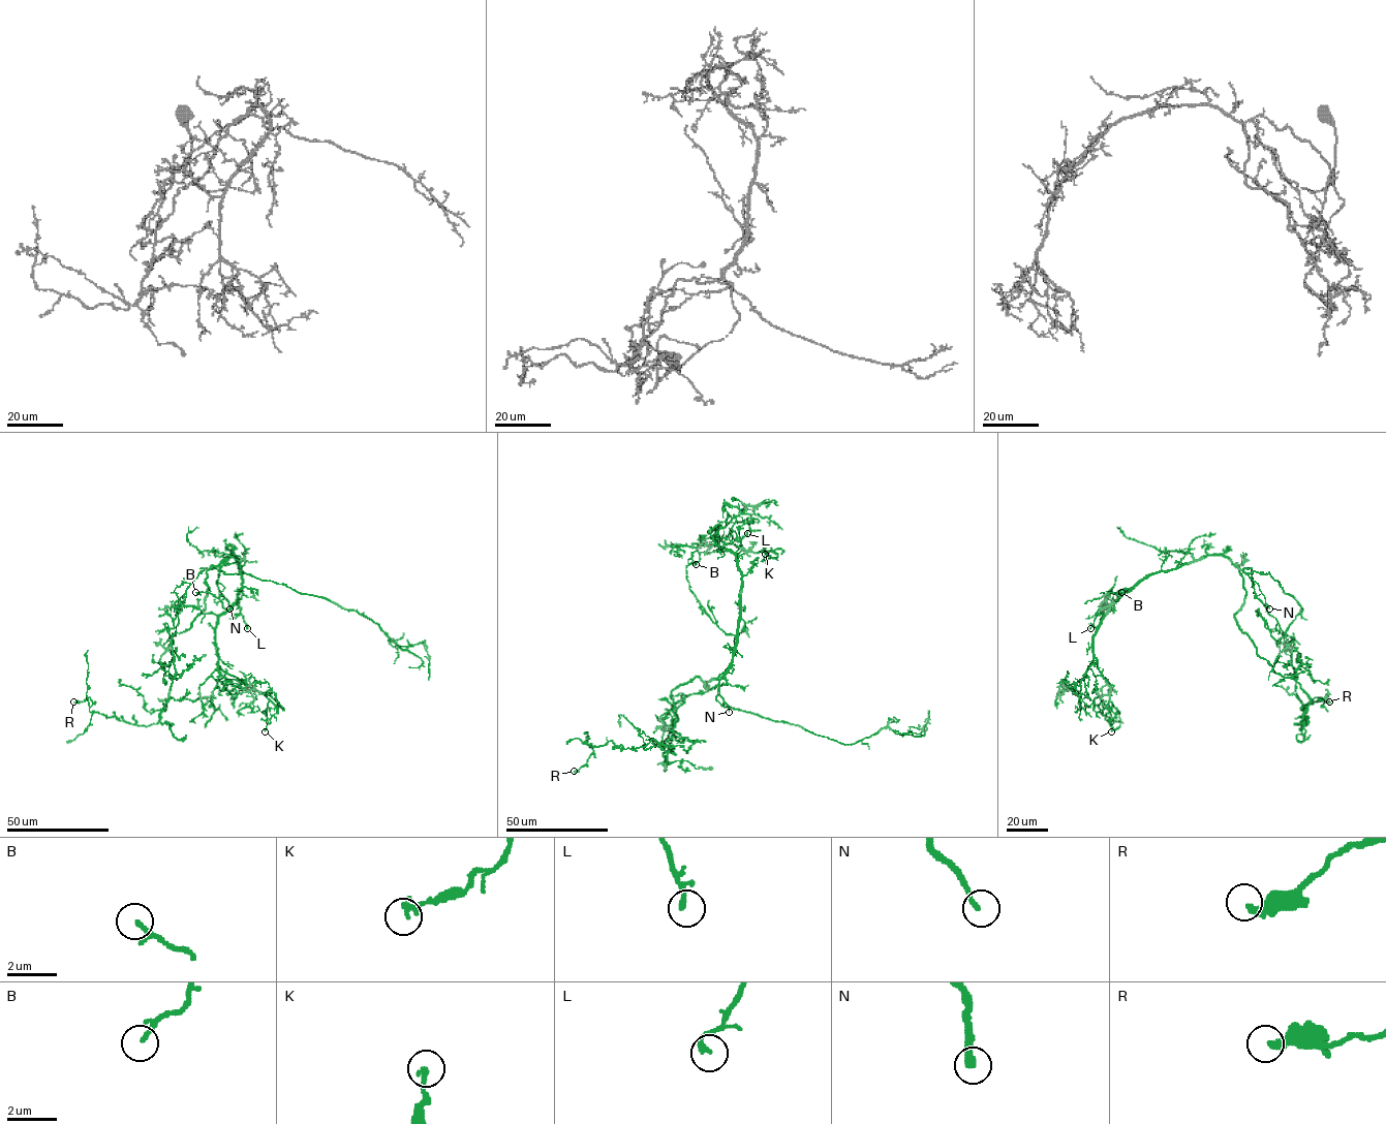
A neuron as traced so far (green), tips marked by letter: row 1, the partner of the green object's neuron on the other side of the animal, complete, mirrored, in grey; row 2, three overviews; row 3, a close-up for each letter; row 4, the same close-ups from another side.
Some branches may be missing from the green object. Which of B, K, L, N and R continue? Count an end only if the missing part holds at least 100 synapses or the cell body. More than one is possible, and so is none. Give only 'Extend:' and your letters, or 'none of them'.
Extend: N

